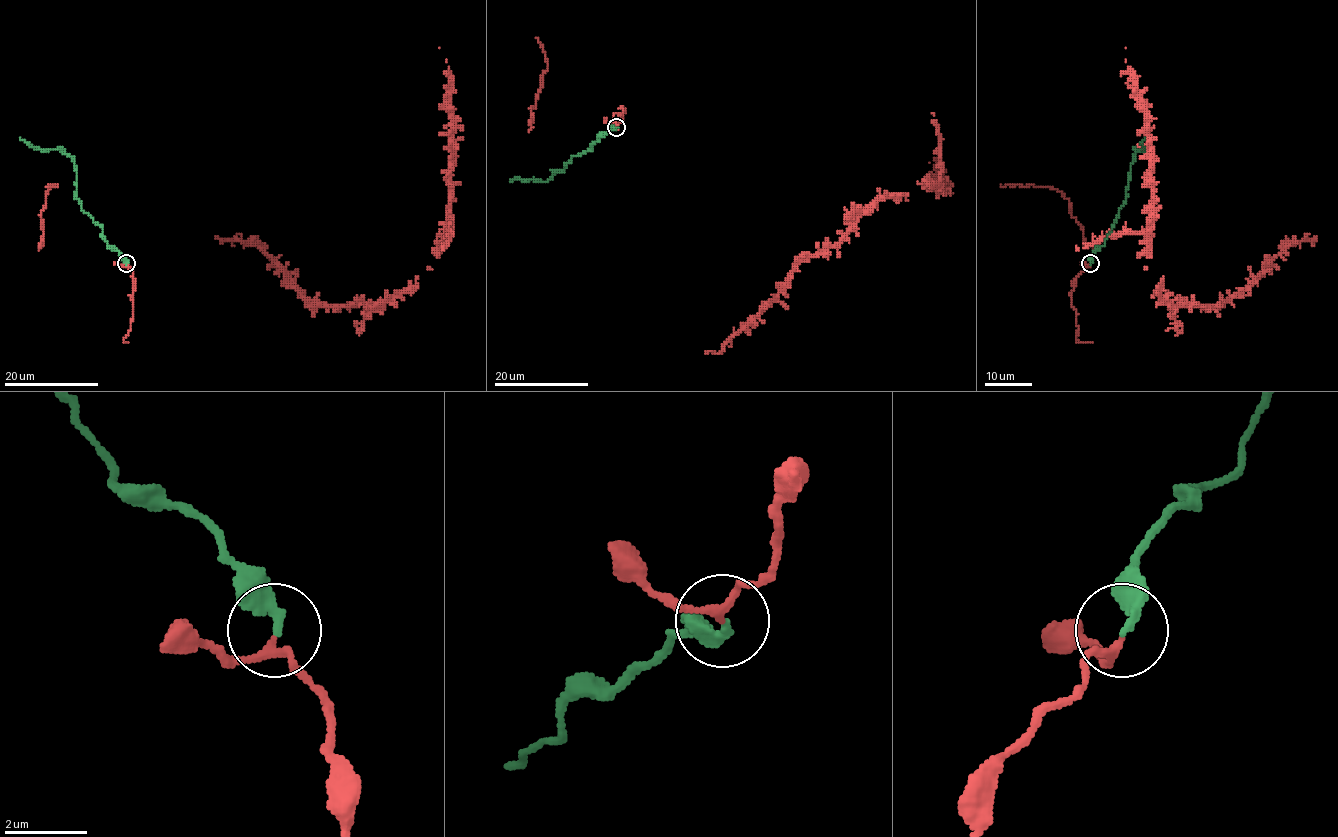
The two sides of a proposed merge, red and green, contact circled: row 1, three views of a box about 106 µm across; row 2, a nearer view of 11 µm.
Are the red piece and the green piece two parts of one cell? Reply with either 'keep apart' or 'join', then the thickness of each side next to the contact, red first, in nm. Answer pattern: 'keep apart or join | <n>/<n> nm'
join | 170/260 nm

